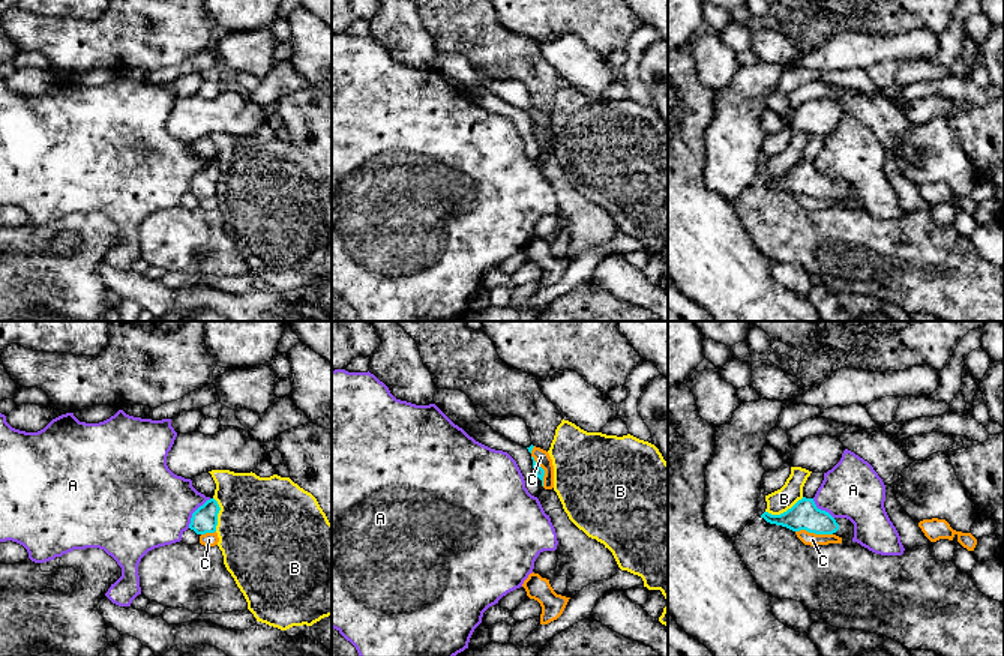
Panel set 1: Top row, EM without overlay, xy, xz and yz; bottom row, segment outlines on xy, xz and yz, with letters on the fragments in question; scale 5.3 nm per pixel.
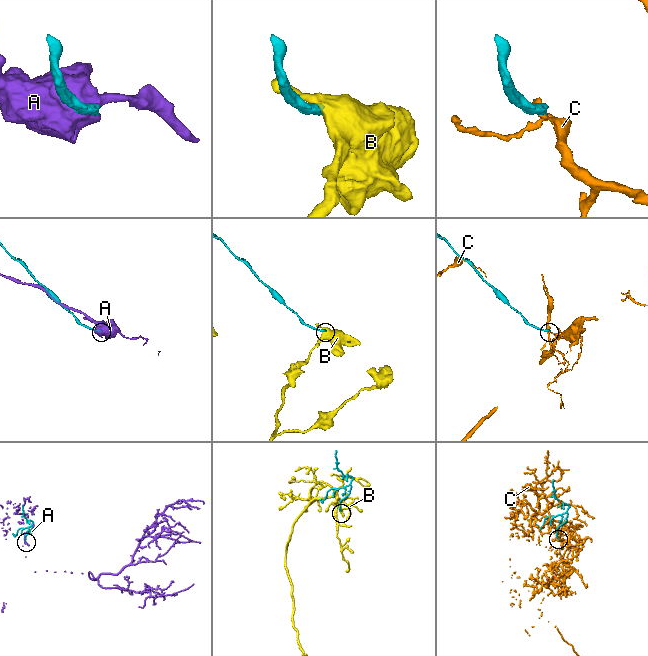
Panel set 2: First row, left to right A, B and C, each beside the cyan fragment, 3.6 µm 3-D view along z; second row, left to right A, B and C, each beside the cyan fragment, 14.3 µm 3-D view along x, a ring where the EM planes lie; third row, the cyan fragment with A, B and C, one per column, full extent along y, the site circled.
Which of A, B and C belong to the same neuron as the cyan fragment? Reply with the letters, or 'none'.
none

